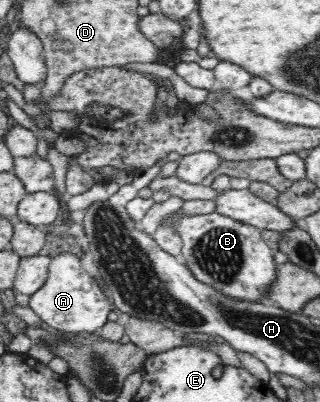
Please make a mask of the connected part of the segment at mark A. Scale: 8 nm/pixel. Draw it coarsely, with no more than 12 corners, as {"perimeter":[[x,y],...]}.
{"perimeter":[[81,257],[51,259],[31,307],[56,332],[95,334],[111,302]]}

